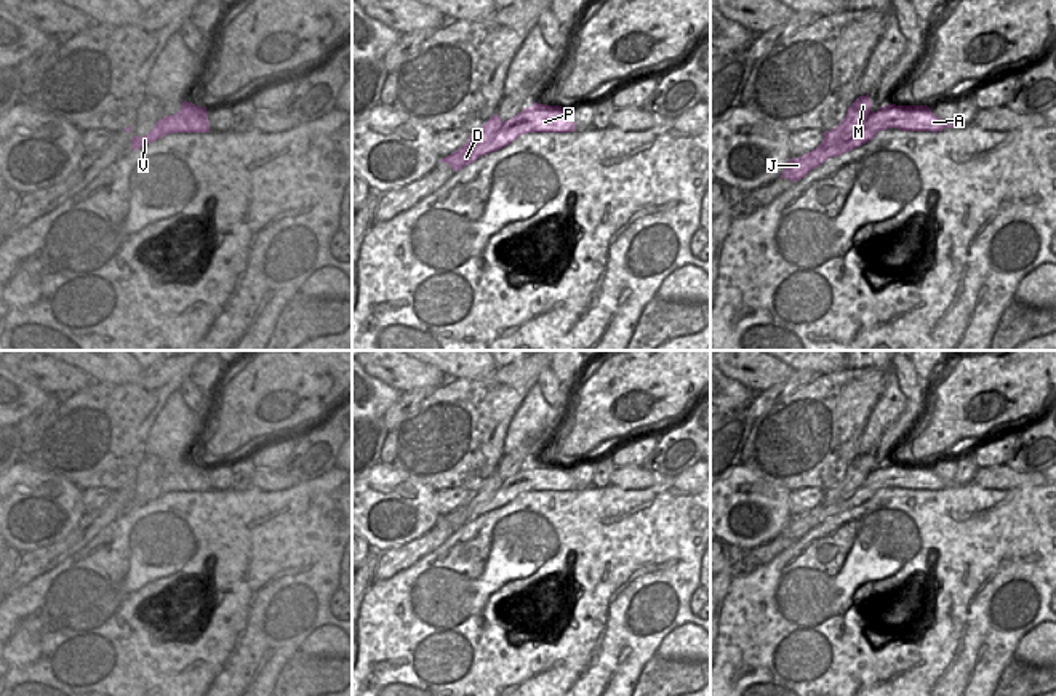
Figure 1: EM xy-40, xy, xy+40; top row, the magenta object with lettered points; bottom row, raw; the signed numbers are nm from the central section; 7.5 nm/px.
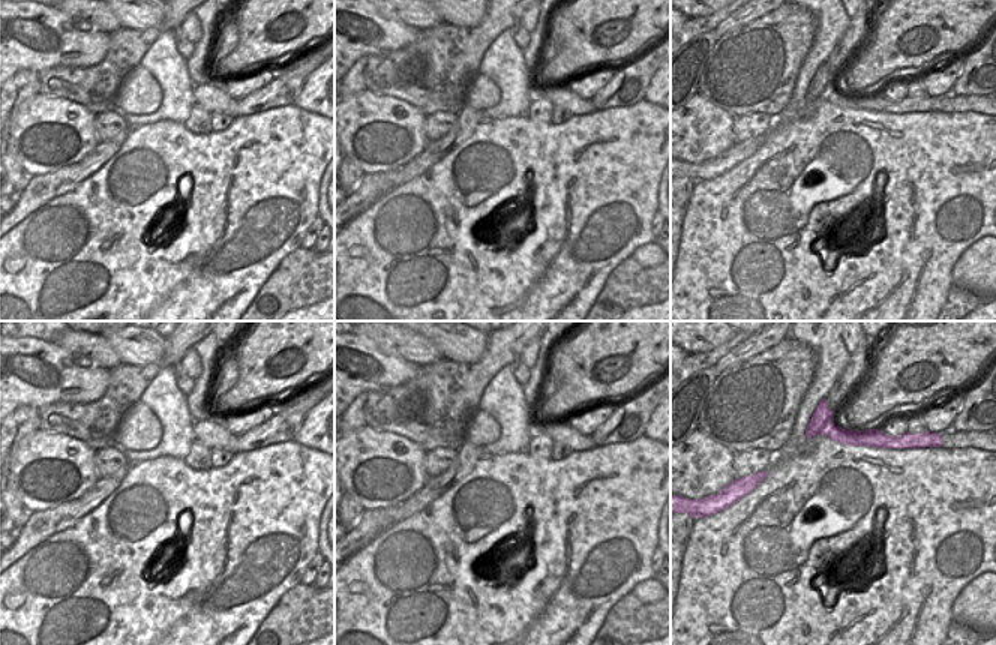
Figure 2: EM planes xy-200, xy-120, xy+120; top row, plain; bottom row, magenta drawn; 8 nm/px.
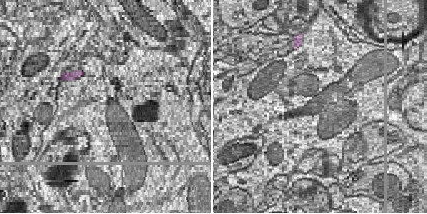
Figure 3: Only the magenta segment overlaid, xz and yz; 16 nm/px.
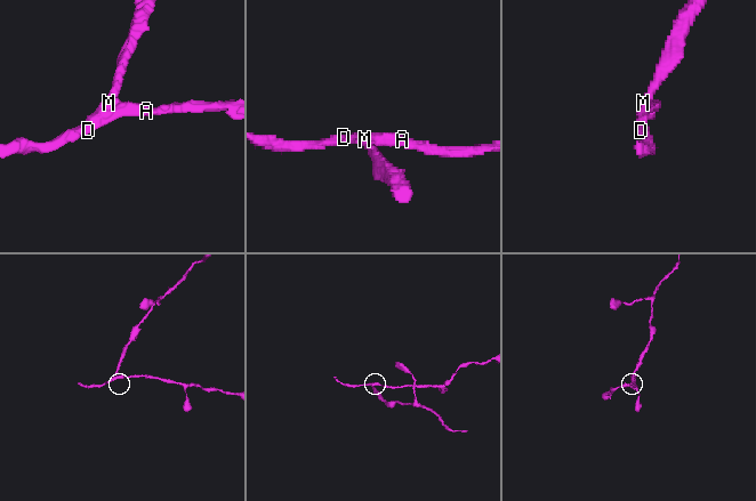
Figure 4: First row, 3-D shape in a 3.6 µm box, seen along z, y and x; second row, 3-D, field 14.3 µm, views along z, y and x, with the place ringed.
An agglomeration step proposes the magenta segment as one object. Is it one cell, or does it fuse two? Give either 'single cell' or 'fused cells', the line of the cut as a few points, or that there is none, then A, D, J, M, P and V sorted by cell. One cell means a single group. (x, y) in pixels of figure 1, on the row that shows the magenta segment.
fused cells; cut xy+40 (874, 112), (850, 136), (839, 143), (824, 140); groups A J P V / D M

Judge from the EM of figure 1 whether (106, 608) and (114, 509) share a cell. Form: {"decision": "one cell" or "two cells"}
{"decision": "two cells"}

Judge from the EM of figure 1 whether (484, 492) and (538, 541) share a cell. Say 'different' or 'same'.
different

